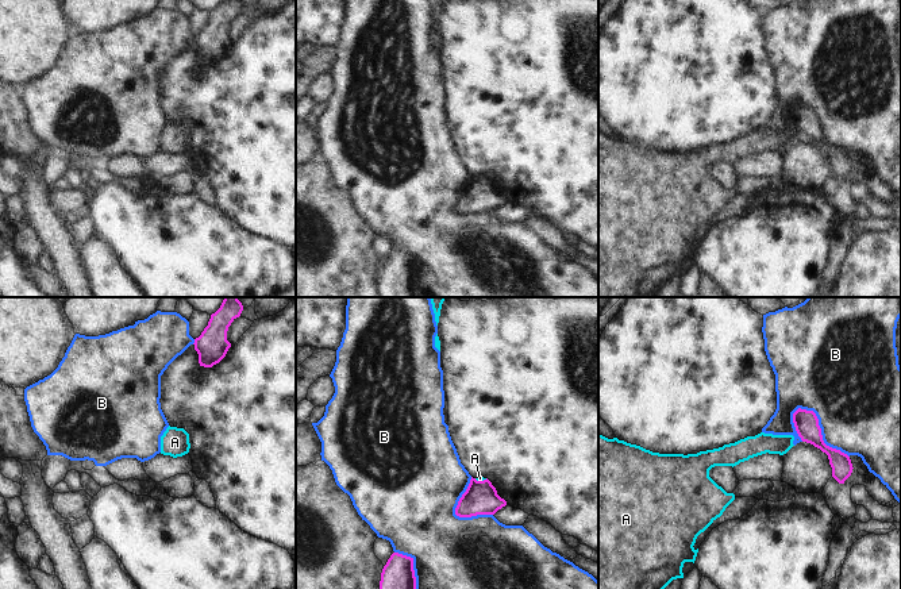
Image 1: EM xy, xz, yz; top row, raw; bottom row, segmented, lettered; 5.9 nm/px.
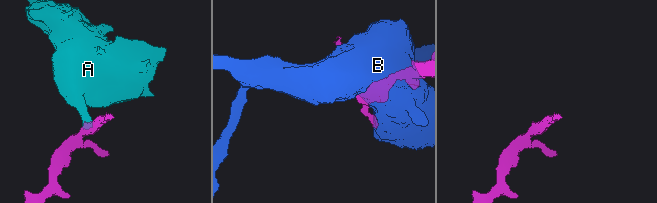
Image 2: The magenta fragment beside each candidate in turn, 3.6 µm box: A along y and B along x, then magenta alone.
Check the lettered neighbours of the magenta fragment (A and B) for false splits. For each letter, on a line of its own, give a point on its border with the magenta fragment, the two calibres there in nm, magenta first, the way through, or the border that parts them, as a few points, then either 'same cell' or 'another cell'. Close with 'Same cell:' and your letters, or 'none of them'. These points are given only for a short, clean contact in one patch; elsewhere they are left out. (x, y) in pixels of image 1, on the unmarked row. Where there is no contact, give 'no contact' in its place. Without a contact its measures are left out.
A: meets magenta in xz at (481, 178); 200 nm thick on the magenta side, 30 nm on the other; border along xz (474, 176), (486, 176); another cell
B: meets magenta in yz at (820, 126); 140 nm thick on the magenta side, 500 nm on the other; another cell
Same cell: none of them

